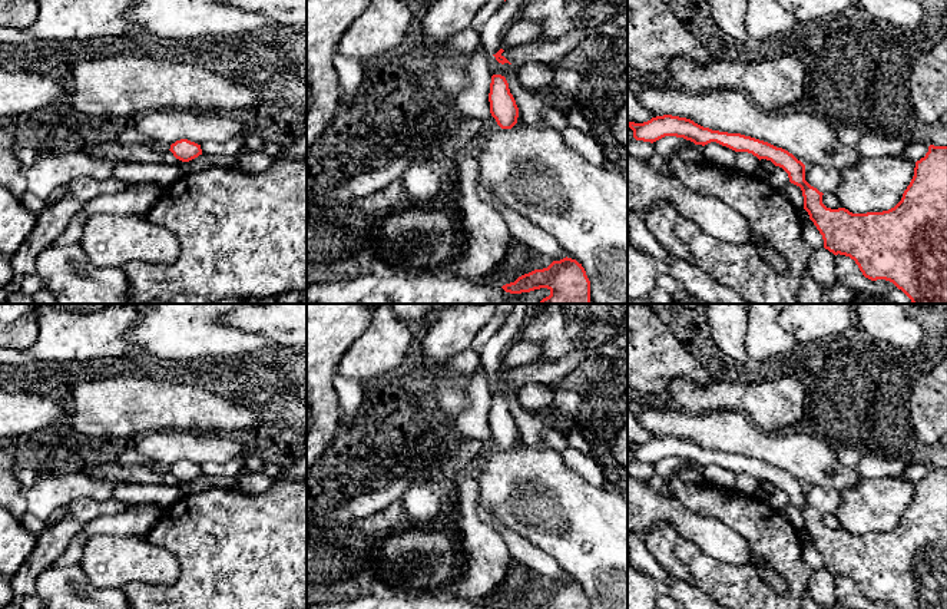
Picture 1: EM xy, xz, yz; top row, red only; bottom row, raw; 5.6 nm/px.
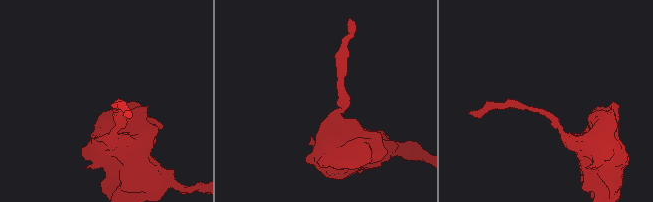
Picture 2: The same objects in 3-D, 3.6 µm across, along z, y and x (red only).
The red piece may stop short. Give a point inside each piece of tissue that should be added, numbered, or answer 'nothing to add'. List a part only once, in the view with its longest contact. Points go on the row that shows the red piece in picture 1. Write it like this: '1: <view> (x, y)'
nothing to add

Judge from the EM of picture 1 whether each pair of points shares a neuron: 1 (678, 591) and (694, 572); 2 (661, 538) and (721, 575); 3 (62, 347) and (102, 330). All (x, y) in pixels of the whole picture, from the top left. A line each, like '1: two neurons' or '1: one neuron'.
1: two neurons
2: one neuron
3: one neuron

